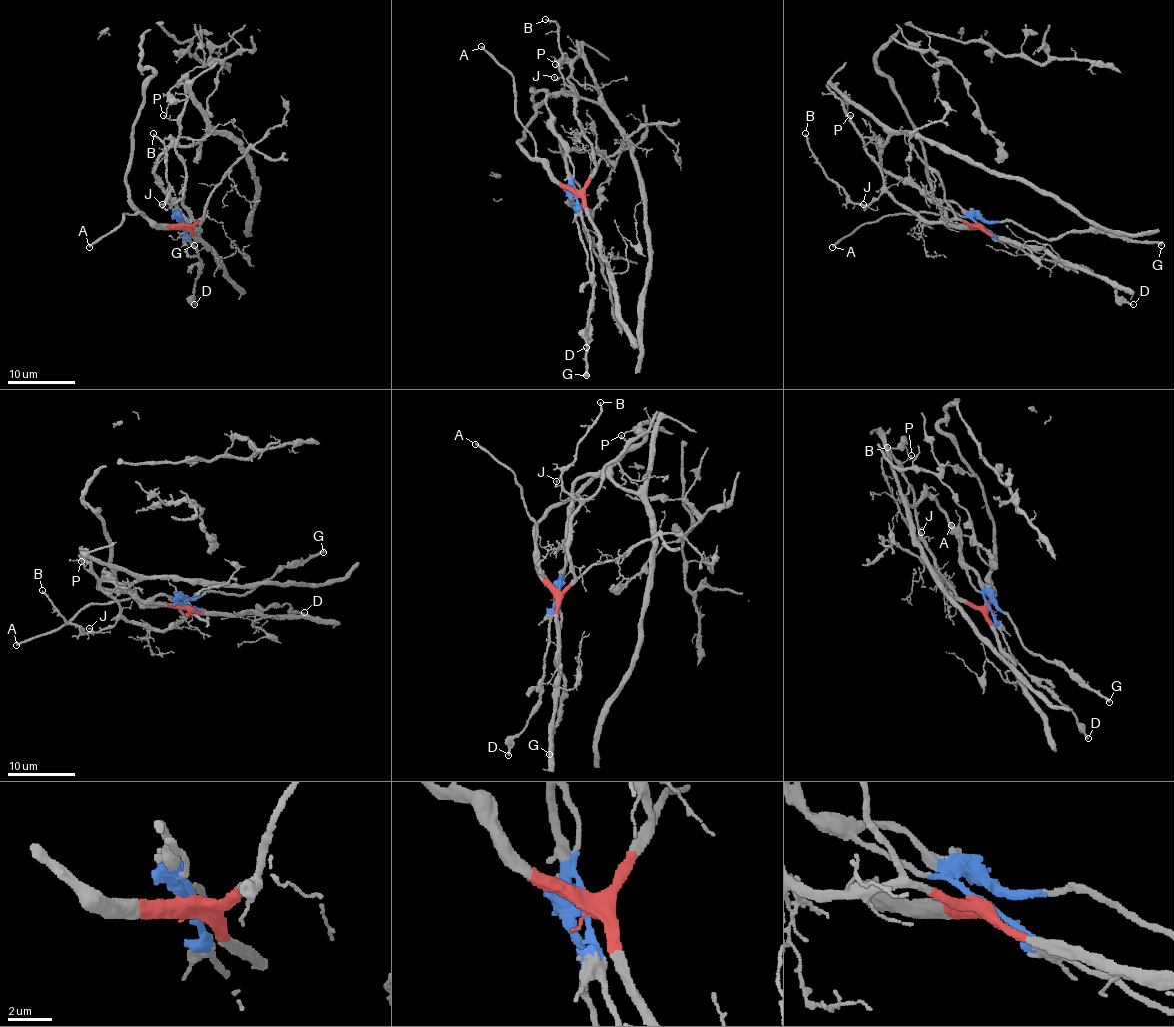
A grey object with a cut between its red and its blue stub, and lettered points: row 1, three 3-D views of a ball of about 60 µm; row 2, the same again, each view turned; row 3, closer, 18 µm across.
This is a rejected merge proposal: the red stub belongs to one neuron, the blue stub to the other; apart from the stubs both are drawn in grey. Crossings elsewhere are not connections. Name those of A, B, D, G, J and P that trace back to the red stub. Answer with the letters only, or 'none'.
A, B, J, P

